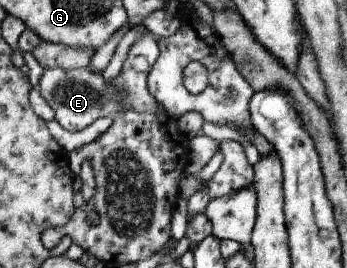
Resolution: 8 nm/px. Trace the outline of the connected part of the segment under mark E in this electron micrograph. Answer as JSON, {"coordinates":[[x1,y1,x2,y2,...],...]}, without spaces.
{"coordinates":[[149,32,149,34,132,46,122,71,111,82,104,79,102,72,95,72,90,68,75,70,50,68,44,70,38,89,52,109,55,110,56,119,67,130,73,132,84,131,100,118,112,115,118,116,120,112,125,112,126,110,153,114,170,114,168,108,163,103,160,103,160,100,152,93,149,85,152,67,149,67,146,71,138,71,134,67,136,59,138,61,148,61,151,65,155,65,160,56,159,39]]}

